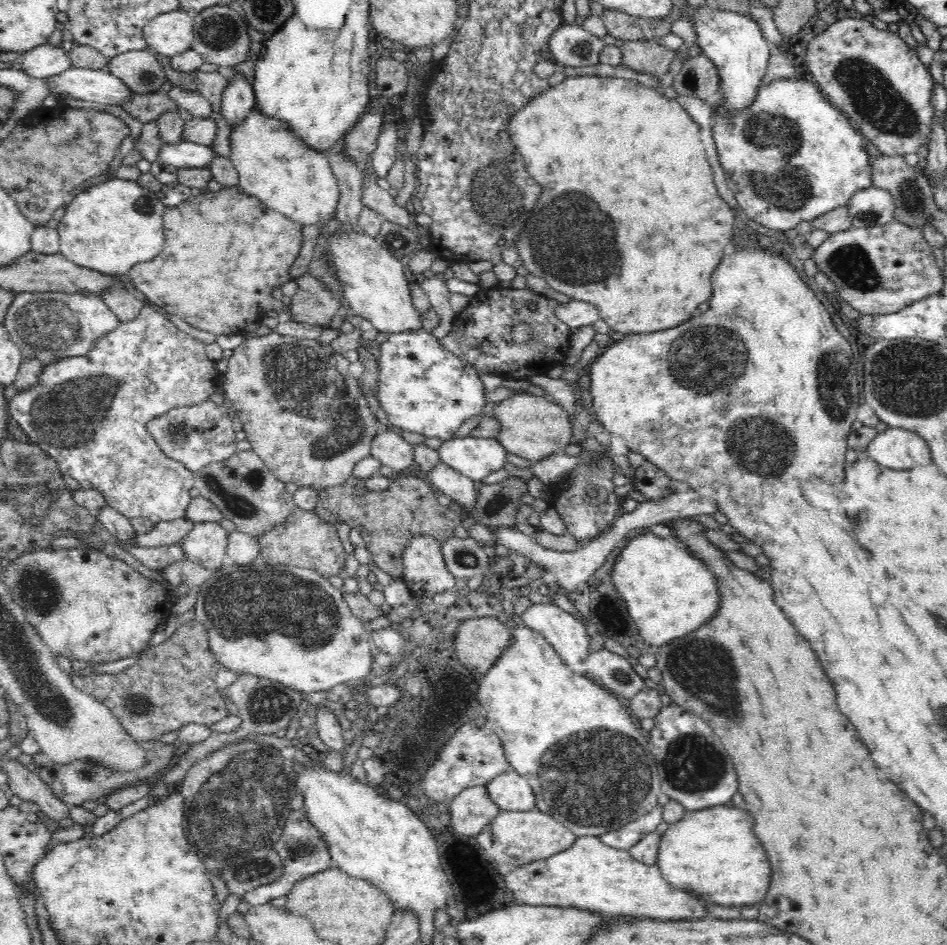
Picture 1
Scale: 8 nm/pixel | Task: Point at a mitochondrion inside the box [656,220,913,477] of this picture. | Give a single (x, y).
(711, 358)

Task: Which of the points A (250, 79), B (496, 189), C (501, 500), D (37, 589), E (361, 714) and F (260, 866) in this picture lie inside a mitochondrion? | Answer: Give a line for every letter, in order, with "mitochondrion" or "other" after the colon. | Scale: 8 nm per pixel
A: other
B: mitochondrion
C: mitochondrion
D: mitochondrion
E: other
F: mitochondrion

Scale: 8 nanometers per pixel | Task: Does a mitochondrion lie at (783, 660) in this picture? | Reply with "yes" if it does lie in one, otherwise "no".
no

